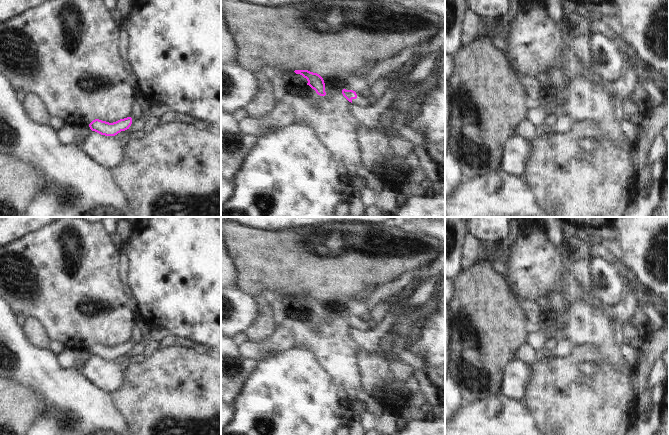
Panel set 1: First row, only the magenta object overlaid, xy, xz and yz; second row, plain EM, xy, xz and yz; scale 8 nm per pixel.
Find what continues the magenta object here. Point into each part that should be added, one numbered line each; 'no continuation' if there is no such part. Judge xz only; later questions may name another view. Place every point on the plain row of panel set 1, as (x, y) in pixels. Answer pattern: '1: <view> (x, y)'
1: xz (367, 320)

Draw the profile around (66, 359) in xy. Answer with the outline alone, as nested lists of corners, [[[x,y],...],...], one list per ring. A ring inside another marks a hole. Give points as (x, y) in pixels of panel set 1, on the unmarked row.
[[[65,348],[60,354],[56,355],[56,362],[59,367],[63,369],[74,368],[74,364],[77,360],[81,360],[84,363],[92,356],[89,349],[82,349],[79,351]]]

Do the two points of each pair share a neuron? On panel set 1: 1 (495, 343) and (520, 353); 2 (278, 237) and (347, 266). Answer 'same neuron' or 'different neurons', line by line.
1: different neurons
2: same neuron

